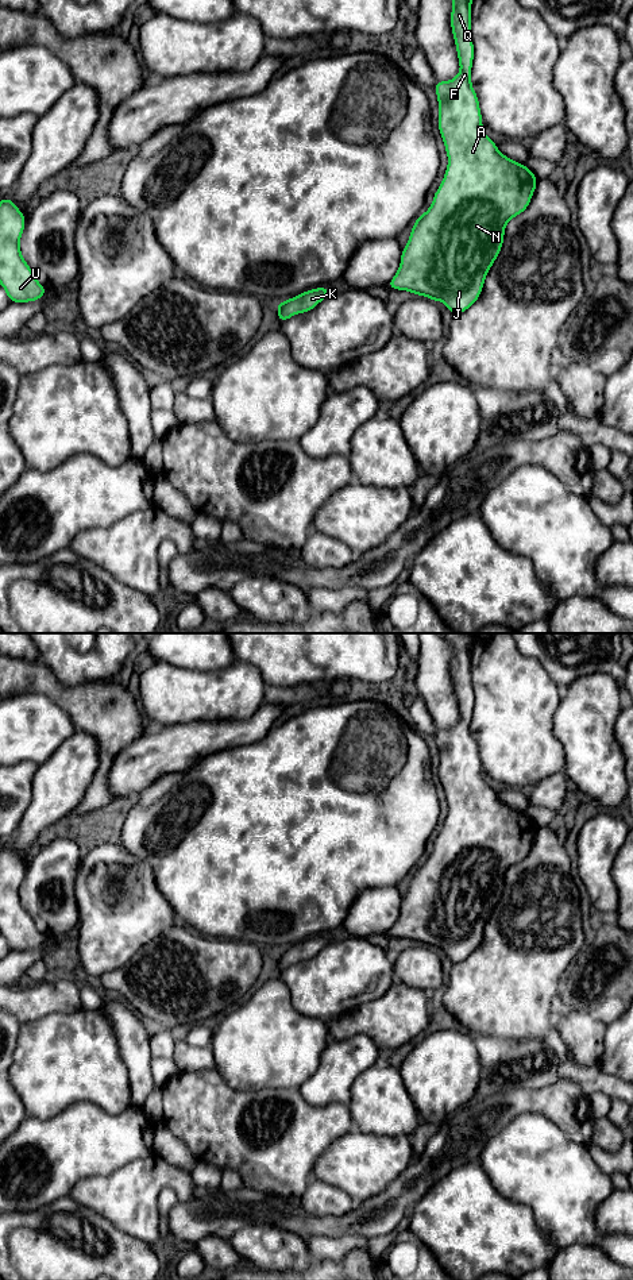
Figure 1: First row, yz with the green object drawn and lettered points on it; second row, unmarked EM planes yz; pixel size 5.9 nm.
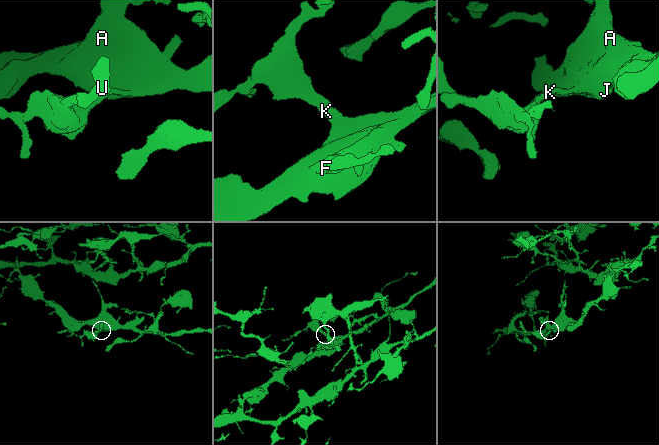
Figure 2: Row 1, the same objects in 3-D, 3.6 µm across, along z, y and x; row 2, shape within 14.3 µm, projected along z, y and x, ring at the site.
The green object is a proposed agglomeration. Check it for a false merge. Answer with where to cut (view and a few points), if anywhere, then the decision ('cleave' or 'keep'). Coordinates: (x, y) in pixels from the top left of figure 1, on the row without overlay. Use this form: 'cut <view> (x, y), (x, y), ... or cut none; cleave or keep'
cut none; keep

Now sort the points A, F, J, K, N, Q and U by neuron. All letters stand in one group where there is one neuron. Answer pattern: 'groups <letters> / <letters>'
groups A F J K N Q U

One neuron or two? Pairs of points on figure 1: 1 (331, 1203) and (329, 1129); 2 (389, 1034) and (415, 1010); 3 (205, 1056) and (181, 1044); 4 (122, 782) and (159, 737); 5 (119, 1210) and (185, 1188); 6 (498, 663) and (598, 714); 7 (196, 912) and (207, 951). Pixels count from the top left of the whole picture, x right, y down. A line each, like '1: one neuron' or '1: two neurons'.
1: two neurons
2: one neuron
3: one neuron
4: one neuron
5: one neuron
6: two neurons
7: two neurons

